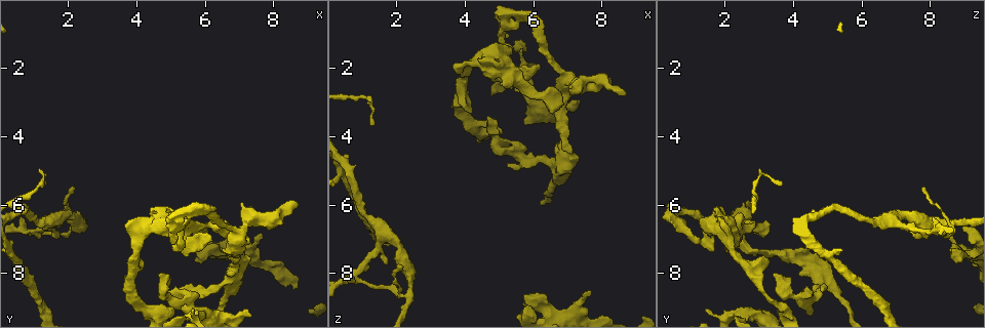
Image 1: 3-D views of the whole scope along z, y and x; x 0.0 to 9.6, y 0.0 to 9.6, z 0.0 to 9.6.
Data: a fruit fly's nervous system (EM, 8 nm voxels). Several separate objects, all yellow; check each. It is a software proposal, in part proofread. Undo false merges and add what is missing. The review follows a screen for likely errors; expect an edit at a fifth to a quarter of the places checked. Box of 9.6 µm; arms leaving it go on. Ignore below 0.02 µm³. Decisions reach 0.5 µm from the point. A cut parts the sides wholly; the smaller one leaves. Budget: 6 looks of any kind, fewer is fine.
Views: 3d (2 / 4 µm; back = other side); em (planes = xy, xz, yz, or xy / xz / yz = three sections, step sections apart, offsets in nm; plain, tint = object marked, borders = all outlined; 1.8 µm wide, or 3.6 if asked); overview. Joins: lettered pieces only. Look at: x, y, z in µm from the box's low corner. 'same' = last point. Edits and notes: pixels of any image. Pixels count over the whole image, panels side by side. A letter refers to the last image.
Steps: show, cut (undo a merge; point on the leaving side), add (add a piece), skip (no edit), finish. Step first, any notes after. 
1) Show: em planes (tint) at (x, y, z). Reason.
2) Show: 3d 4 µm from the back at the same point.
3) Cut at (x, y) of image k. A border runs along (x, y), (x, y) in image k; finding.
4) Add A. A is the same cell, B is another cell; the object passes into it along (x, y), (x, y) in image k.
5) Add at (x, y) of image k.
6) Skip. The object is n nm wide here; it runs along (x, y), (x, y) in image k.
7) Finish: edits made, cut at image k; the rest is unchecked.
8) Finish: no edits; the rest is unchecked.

Show: em planes (tint) at (2.30, 6.60, 8.70). Thick turns thin.

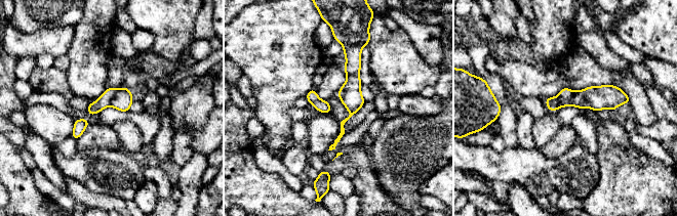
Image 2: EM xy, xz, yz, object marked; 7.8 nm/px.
Show: em planes (borders) at the same point. What lies round it.

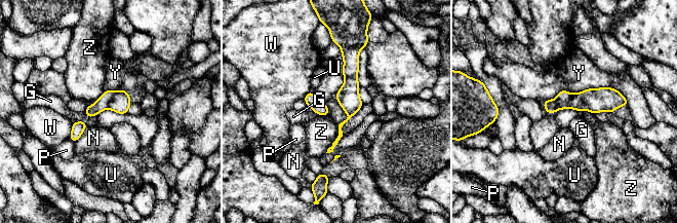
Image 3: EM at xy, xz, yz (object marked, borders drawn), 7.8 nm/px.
Cut at (103, 102) of image 3. G, N, P, U, W, Y and Z are other cells; a border runs along (115, 91), (107, 107) in image 3; a second cell is stuck on.

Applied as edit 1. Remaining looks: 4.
Show: overview.

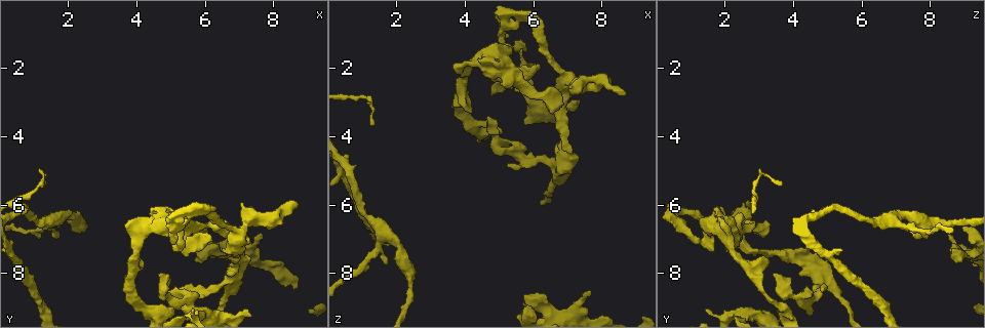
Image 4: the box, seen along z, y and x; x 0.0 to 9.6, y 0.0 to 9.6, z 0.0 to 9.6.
Show: 3d 4 µm at (1.55, 6.45, 6.80). Arms part here.

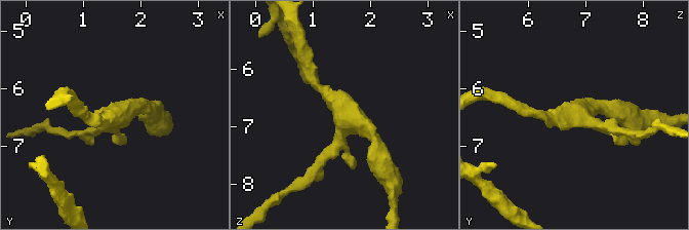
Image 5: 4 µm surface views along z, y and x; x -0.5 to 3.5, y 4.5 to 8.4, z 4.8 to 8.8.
Show: em 3.6 µm planes (borders) at (1.60, 6.45, 6.80). Shape alone is not enough.

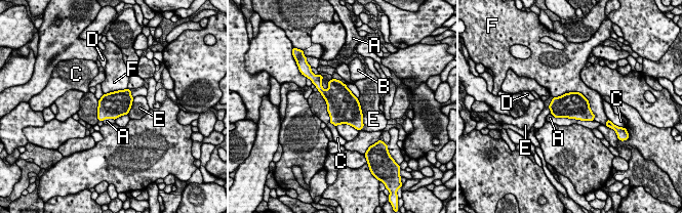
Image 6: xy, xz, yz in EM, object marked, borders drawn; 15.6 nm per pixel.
Skip. A, B, C, D, E and F are other cells; a border runs along (127, 113), (115, 120) in image 6; continuous, no second cell.

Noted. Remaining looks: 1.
Show: em planes (borders) at (4.20, 7.70, 3.25).

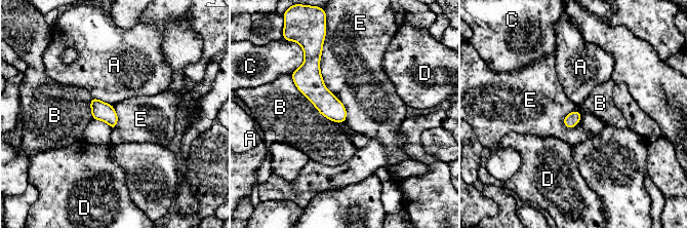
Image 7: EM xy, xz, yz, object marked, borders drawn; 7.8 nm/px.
Skip. A, B, C, D and E are other cells; a border runs along (322, 46), (320, 74), (345, 121) in image 7; none of them fits.

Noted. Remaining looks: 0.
Finish: edits made, cut at image 3; the rest is unchecked.

